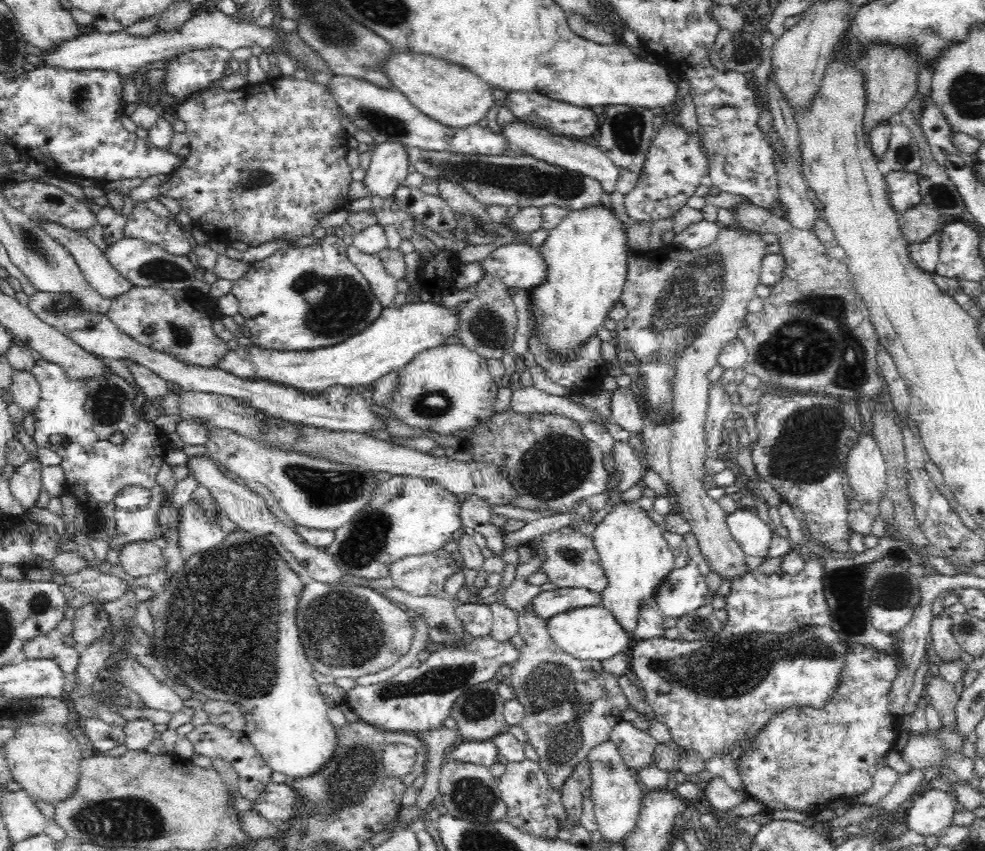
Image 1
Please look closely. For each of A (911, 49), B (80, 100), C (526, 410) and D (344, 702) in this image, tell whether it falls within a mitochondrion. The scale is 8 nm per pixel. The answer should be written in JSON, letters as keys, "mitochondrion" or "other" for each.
{"A":"other","B":"mitochondrion","C":"other","D":"other"}

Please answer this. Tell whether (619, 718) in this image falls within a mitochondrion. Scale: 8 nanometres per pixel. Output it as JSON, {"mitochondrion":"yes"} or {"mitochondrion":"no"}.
{"mitochondrion":"no"}

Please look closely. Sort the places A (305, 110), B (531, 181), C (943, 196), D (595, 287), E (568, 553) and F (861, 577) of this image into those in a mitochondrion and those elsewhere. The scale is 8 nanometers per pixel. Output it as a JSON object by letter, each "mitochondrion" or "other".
{"A":"other","B":"mitochondrion","C":"mitochondrion","D":"other","E":"mitochondrion","F":"mitochondrion"}

